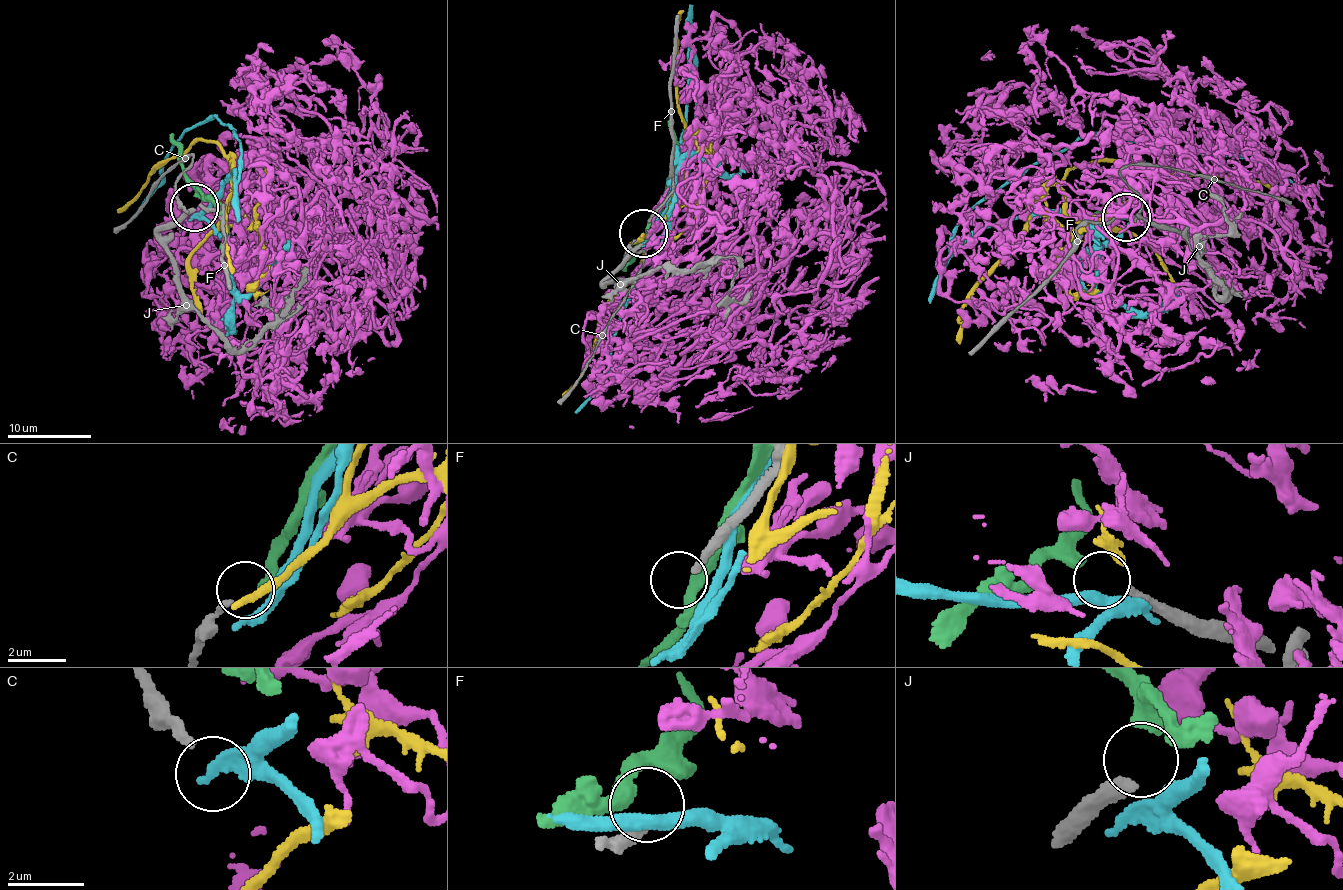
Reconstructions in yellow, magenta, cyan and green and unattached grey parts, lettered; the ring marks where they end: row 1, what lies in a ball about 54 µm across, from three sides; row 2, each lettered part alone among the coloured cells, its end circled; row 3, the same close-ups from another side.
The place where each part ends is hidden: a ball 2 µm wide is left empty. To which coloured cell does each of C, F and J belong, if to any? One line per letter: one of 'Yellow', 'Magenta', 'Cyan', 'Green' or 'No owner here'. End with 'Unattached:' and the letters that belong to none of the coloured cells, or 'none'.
C: No owner here
F: No owner here
J: Green
Unattached: C, F

